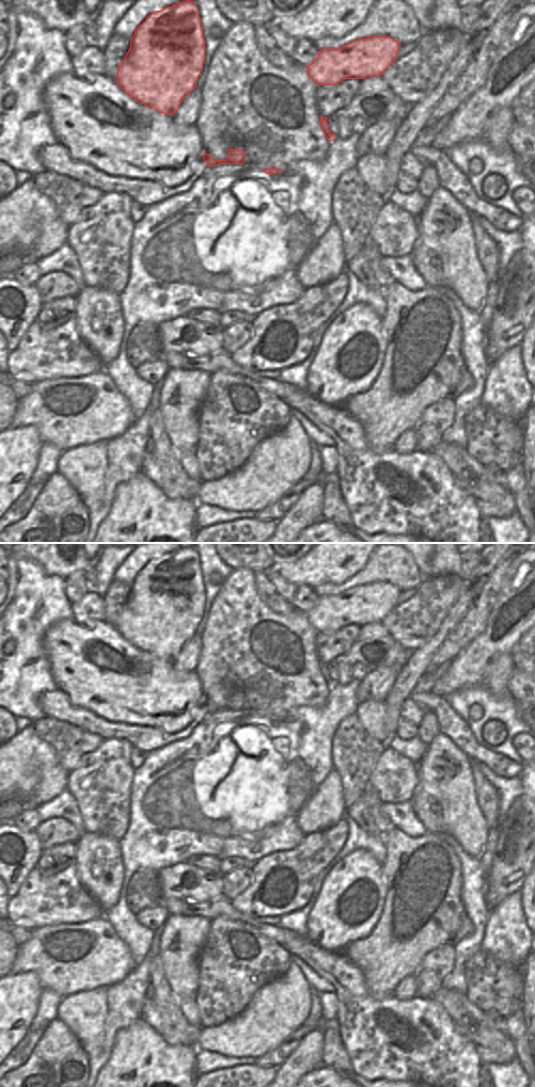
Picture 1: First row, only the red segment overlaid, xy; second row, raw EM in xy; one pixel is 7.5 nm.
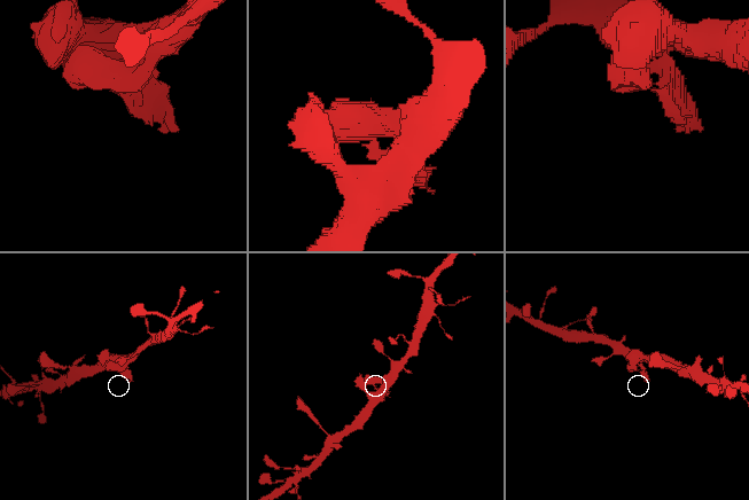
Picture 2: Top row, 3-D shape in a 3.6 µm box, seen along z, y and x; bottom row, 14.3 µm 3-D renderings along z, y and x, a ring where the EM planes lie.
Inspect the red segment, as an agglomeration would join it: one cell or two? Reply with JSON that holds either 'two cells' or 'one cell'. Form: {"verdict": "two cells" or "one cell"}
{"verdict": "two cells"}

